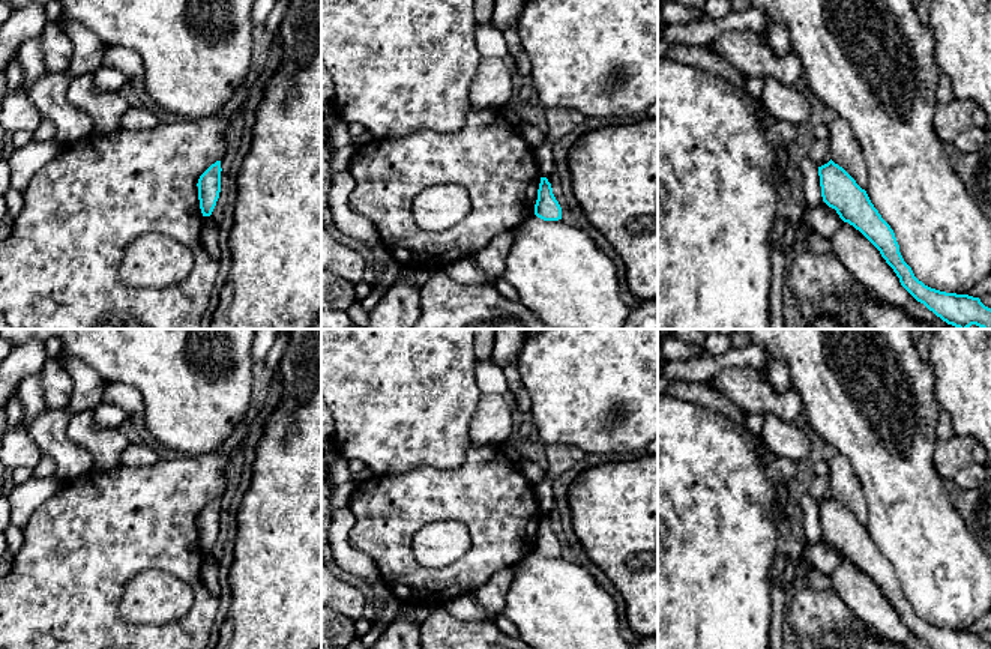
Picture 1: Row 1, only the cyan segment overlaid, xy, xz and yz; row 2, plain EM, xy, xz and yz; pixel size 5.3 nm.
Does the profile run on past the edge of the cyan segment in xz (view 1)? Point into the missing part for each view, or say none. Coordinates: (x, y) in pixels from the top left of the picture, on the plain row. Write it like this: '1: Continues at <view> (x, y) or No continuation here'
1: No continuation here

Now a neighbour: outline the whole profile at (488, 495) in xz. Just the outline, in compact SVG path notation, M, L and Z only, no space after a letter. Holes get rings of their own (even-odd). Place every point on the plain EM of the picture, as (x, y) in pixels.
M470 440L464 464L455 470L414 467L401 475L374 475L356 481L348 508L354 514L350 544L371 557L390 595L407 605L438 607L461 595L474 593L500 571L515 568L535 551L541 511L533 485L508 457L505 443L474 443ZM456 520L470 532L470 548L455 562L443 568L423 566L414 557L414 536L429 523Z

